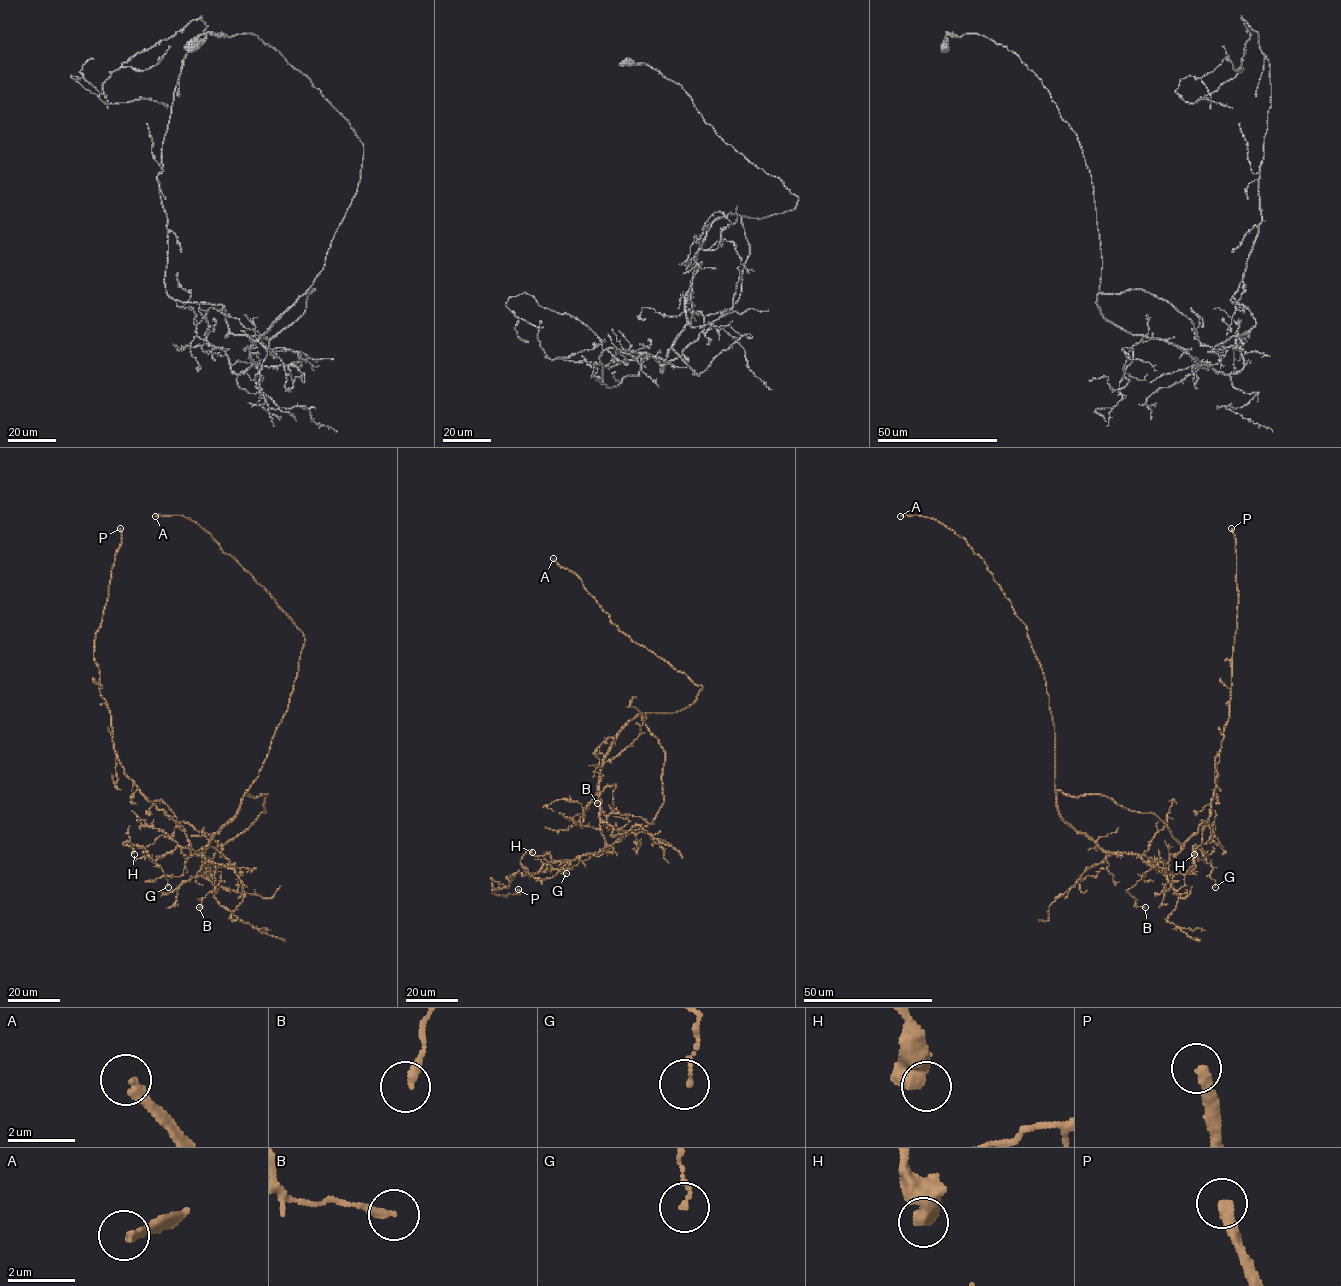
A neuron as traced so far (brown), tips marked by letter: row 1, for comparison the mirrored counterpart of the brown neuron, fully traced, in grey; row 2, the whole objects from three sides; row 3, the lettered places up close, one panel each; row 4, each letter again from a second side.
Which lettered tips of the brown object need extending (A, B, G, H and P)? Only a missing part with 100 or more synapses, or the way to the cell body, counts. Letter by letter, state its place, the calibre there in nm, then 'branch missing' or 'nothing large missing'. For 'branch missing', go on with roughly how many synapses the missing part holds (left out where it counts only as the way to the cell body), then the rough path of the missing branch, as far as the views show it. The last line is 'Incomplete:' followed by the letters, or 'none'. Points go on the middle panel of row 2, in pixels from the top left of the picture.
A: place (553, 558); calibre 280 nm; branch missing
B: place (597, 803); calibre 240 nm; nothing large missing
G: place (566, 873); calibre 120 nm; nothing large missing
H: place (532, 852); calibre 650 nm; nothing large missing
P: place (518, 889); calibre 360 nm; branch missing; 140 synapses; course (518, 889), (505, 871), (518, 843), (514, 837), (482, 843), (448, 829), (441, 817), (457, 807), (458, 784)
Incomplete: A, P

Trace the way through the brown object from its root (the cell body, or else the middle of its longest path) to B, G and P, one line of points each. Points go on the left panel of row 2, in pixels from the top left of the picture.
B: (264, 805), (267, 794), (251, 797), (247, 790), (239, 811), (201, 854), (215, 866), (218, 889), (199, 907)
G: (264, 805), (267, 794), (246, 791), (201, 854), (202, 875), (205, 861), (188, 848), (153, 860), (168, 887)
P: (264, 805), (265, 813), (219, 844), (187, 823), (172, 820), (124, 773), (94, 658), (120, 528)

